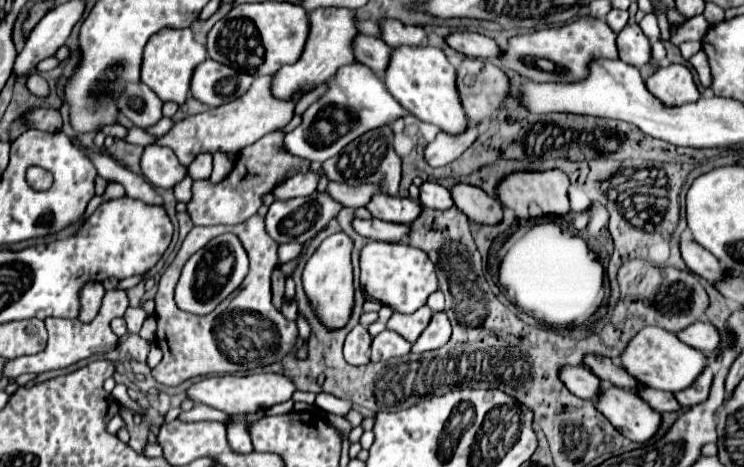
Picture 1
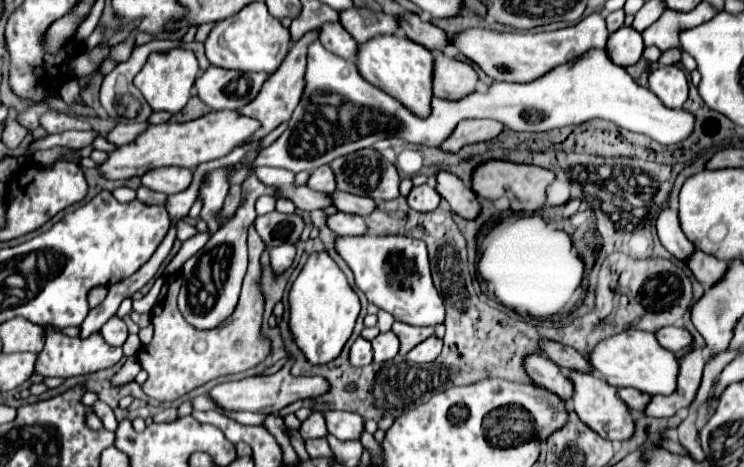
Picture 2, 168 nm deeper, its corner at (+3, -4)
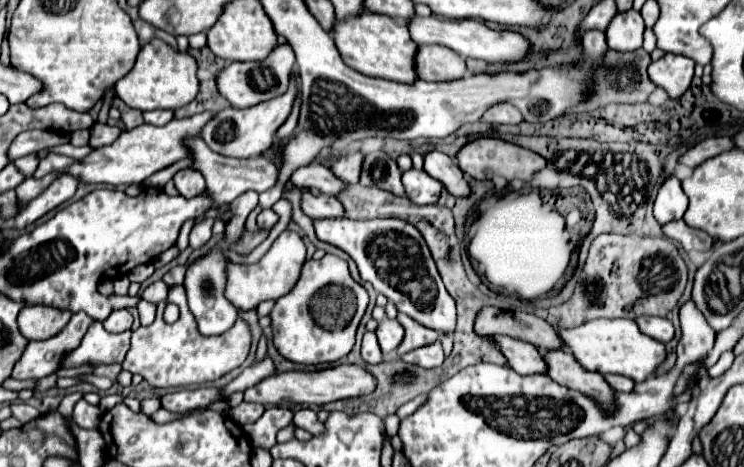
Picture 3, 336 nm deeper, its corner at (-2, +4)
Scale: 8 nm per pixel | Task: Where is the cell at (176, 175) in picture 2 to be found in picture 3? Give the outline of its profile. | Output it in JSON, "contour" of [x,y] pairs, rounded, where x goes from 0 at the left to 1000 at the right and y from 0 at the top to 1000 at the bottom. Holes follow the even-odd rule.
{"contour":[[[246,360],[233,377],[233,390],[238,398],[238,407],[243,411],[243,420],[249,424],[259,424],[265,415],[270,415],[276,407],[276,390],[273,390],[273,373],[267,373],[265,364],[257,360]]]}

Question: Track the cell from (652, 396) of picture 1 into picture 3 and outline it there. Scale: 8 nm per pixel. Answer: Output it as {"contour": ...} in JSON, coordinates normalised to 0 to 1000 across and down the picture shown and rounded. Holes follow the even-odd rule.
{"contour":[[[816,801],[813,814],[821,822],[824,835],[832,835],[832,839],[848,839],[853,831],[853,818],[848,809],[840,809],[840,805],[827,805],[827,801]]]}

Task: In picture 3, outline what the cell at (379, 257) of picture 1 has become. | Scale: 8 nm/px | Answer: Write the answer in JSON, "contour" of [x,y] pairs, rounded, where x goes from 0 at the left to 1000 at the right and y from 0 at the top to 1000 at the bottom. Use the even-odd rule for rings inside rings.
{"contour":[[[434,467],[423,471],[423,497],[429,514],[442,518],[466,540],[477,557],[485,595],[491,604],[499,604],[499,612],[509,630],[531,647],[536,668],[582,707],[593,711],[612,707],[612,642],[598,621],[585,557],[571,522],[571,510],[563,501],[558,484],[536,467],[515,471]]]}

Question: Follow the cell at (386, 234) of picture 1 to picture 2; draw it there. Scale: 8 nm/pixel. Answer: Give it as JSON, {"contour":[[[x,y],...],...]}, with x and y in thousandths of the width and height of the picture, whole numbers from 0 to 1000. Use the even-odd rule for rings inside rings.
{"contour":[[[452,454],[444,458],[438,467],[441,488],[454,501],[454,505],[481,505],[481,501],[492,501],[492,475],[487,463],[478,458],[465,458],[465,454]]]}

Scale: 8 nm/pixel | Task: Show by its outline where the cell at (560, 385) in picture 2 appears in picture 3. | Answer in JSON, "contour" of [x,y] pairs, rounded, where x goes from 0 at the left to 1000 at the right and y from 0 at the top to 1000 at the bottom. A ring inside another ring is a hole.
{"contour":[[[665,719],[665,732],[684,771],[684,784],[698,801],[735,801],[735,775],[730,775],[730,758],[716,737],[684,719]]]}

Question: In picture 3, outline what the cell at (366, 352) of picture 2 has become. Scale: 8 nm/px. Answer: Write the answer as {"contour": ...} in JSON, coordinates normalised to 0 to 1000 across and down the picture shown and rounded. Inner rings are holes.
{"contour":[[[491,711],[491,719],[488,719],[488,741],[485,741],[485,762],[488,762],[491,775],[499,775],[499,779],[507,779],[507,775],[515,771],[515,758],[512,758],[512,749],[509,749],[504,711]]]}

